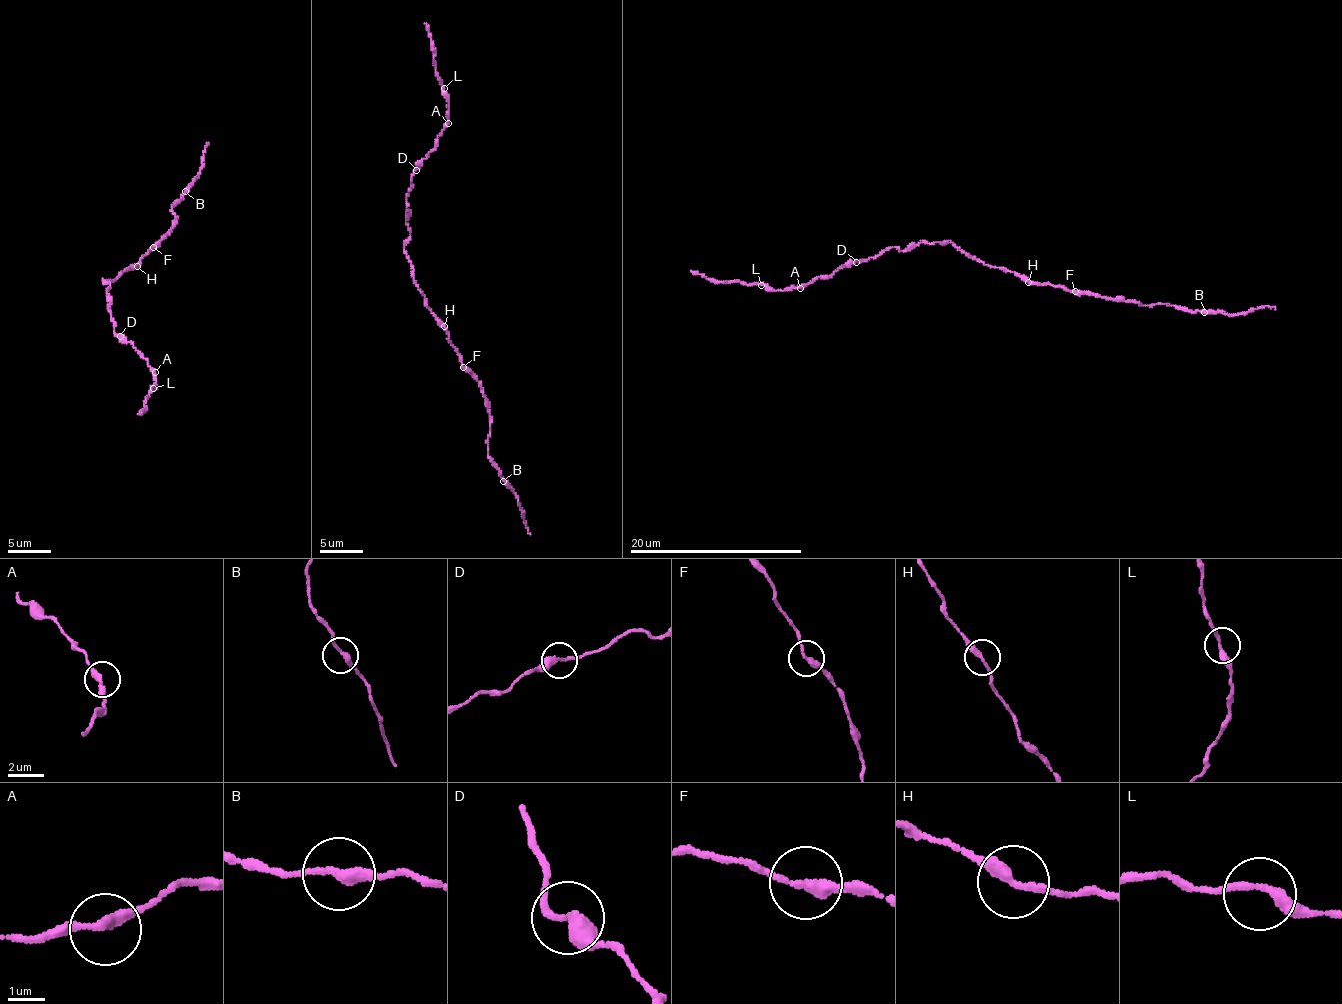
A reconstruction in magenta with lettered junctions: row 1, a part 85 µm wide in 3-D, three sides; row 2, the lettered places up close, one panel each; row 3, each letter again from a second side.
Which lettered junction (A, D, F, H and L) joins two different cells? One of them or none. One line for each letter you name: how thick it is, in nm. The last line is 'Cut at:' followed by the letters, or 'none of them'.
Cut at: none of them

